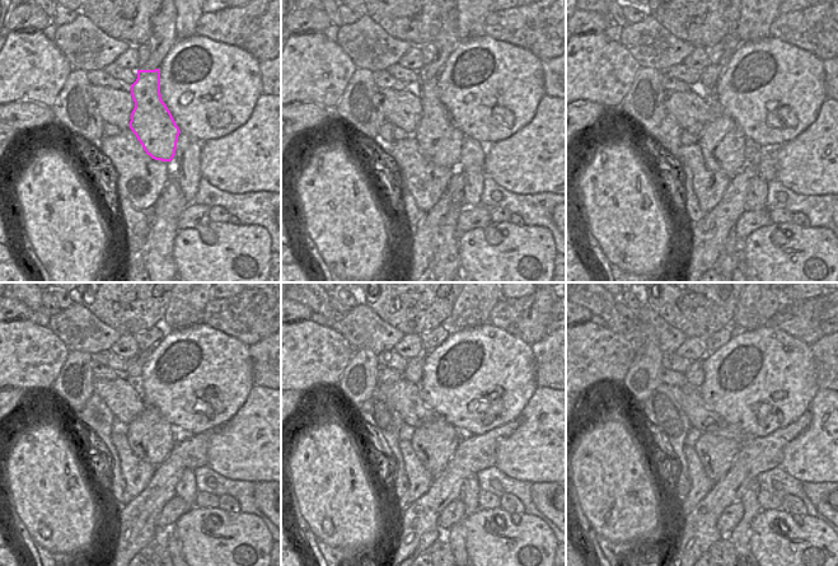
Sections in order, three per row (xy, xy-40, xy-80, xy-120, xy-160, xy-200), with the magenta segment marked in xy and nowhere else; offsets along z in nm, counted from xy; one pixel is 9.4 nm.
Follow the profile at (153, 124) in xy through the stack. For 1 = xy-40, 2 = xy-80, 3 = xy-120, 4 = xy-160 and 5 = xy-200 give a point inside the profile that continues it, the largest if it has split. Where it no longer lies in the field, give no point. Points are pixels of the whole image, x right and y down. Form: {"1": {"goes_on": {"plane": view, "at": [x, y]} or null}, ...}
{"1": {"goes_on": {"plane": "xy-40", "at": [440, 141]}}, "2": {"goes_on": {"plane": "xy-80", "at": [722, 144]}}, "3": {"goes_on": {"plane": "xy-120", "at": [150, 436]}}, "4": {"goes_on": {"plane": "xy-160", "at": [434, 443]}}, "5": {"goes_on": {"plane": "xy-200", "at": [716, 453]}}}

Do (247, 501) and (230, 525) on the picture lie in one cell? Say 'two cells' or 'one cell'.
two cells

